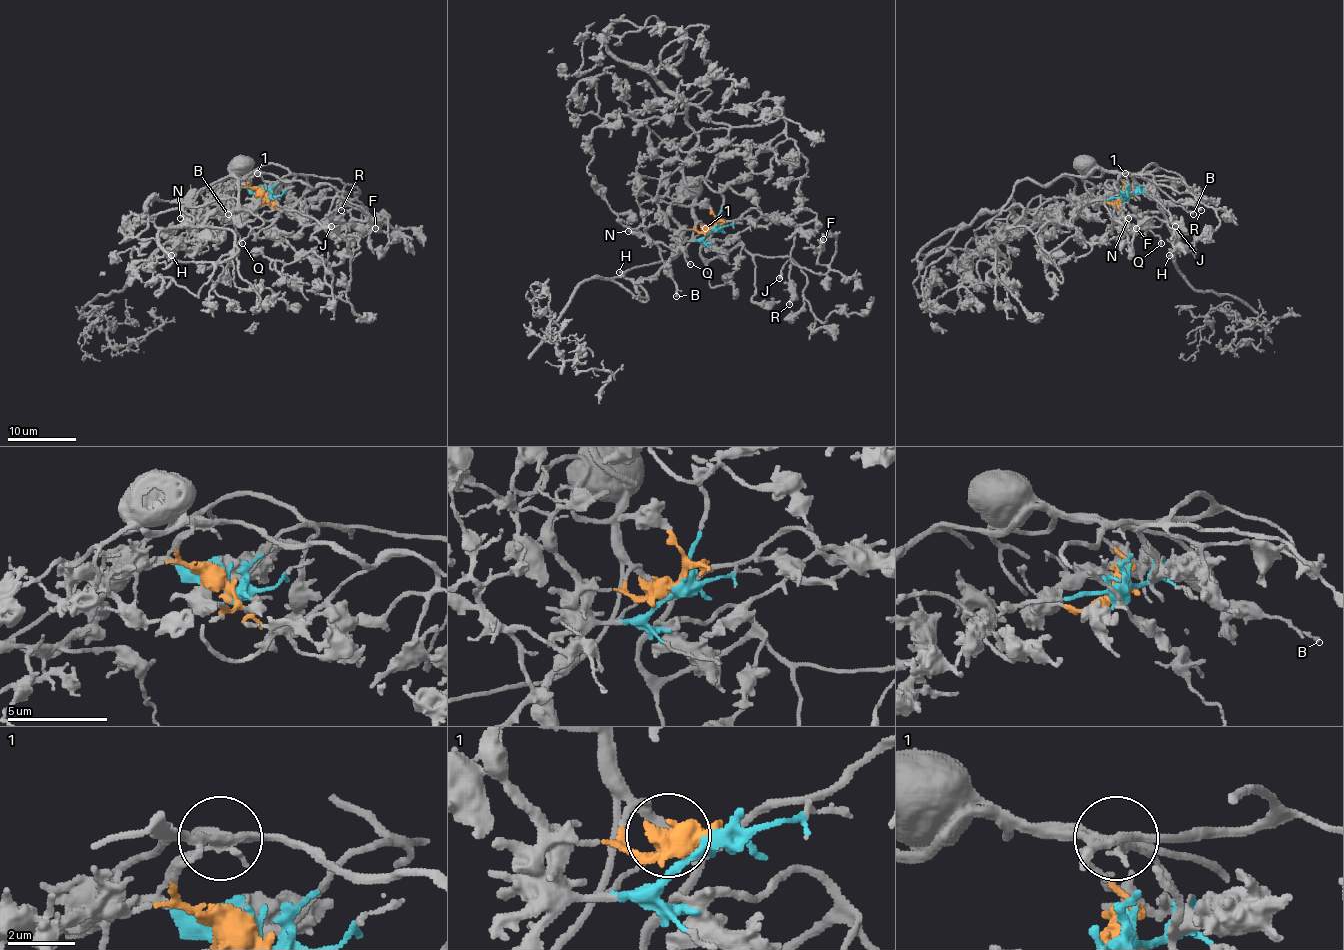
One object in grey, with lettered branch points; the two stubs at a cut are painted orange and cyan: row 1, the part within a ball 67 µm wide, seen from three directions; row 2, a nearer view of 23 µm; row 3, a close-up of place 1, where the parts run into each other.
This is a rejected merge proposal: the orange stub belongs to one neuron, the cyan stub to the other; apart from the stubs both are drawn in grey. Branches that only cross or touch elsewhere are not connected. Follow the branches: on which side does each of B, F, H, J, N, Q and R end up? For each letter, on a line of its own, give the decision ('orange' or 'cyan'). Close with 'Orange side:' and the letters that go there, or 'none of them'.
B: cyan
F: orange
H: cyan
J: orange
N: cyan
Q: cyan
R: orange
Orange side: F, J, R

